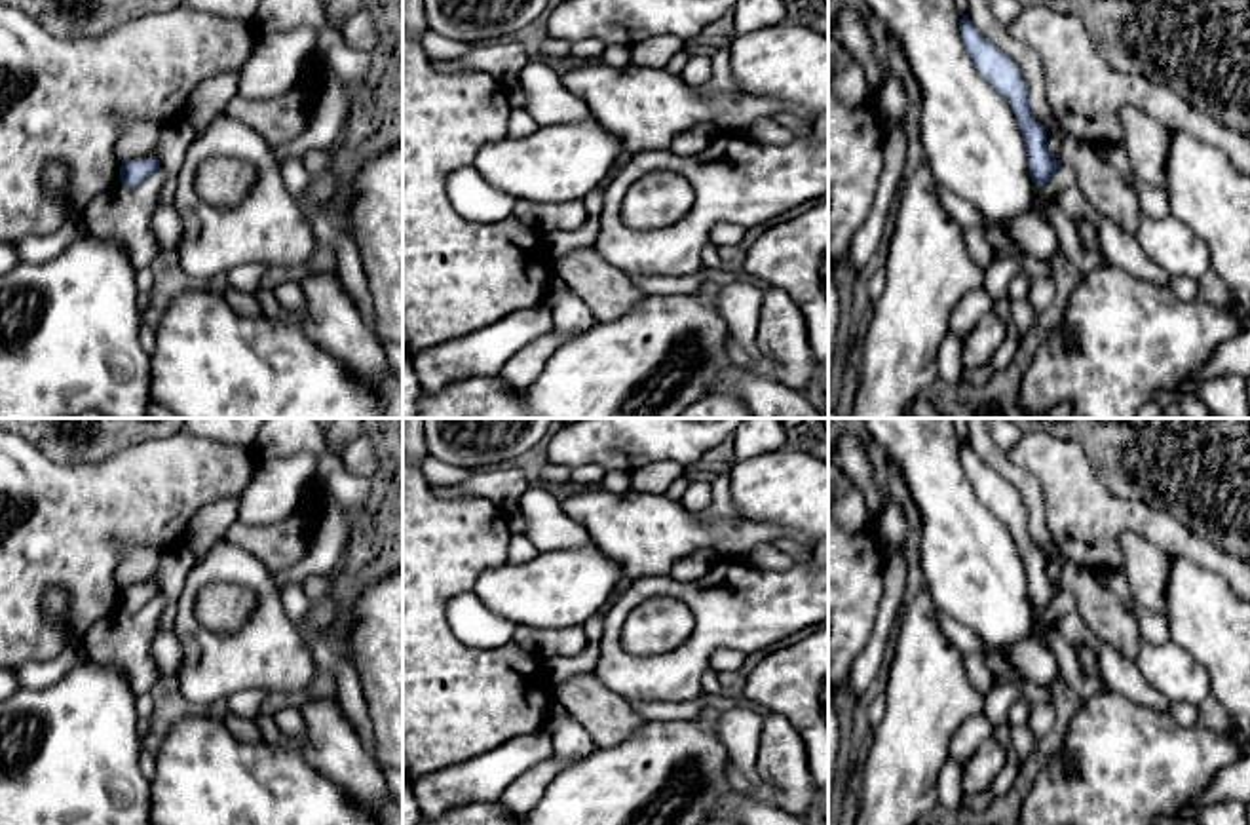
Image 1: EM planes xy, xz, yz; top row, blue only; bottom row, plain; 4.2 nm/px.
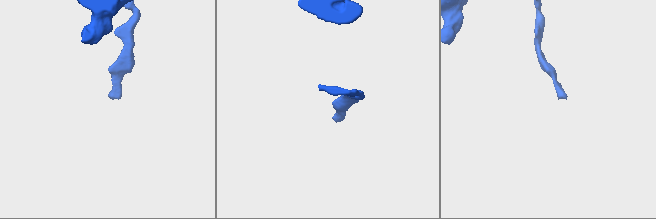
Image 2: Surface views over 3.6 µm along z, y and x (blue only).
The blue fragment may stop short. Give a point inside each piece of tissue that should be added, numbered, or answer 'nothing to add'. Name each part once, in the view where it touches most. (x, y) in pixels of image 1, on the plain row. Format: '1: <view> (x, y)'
nothing to add

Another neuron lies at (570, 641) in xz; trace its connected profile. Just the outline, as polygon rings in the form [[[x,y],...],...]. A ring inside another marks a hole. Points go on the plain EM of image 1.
[[[519,625],[513,643],[521,644],[524,650],[541,660],[551,660],[557,656],[578,656],[587,646],[581,625],[557,631],[528,629]]]

